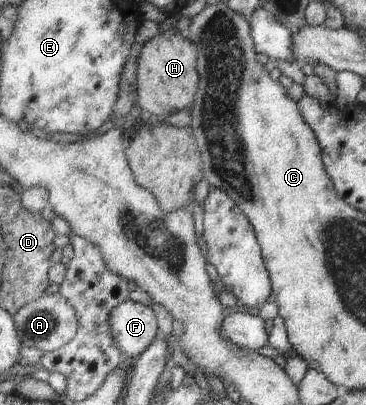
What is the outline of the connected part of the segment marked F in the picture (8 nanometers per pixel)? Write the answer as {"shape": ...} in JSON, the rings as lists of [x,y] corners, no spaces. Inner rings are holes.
{"shape":[[[132,300],[115,307],[108,323],[114,335],[114,345],[123,353],[124,359],[142,355],[160,335],[158,319],[152,308]]]}

